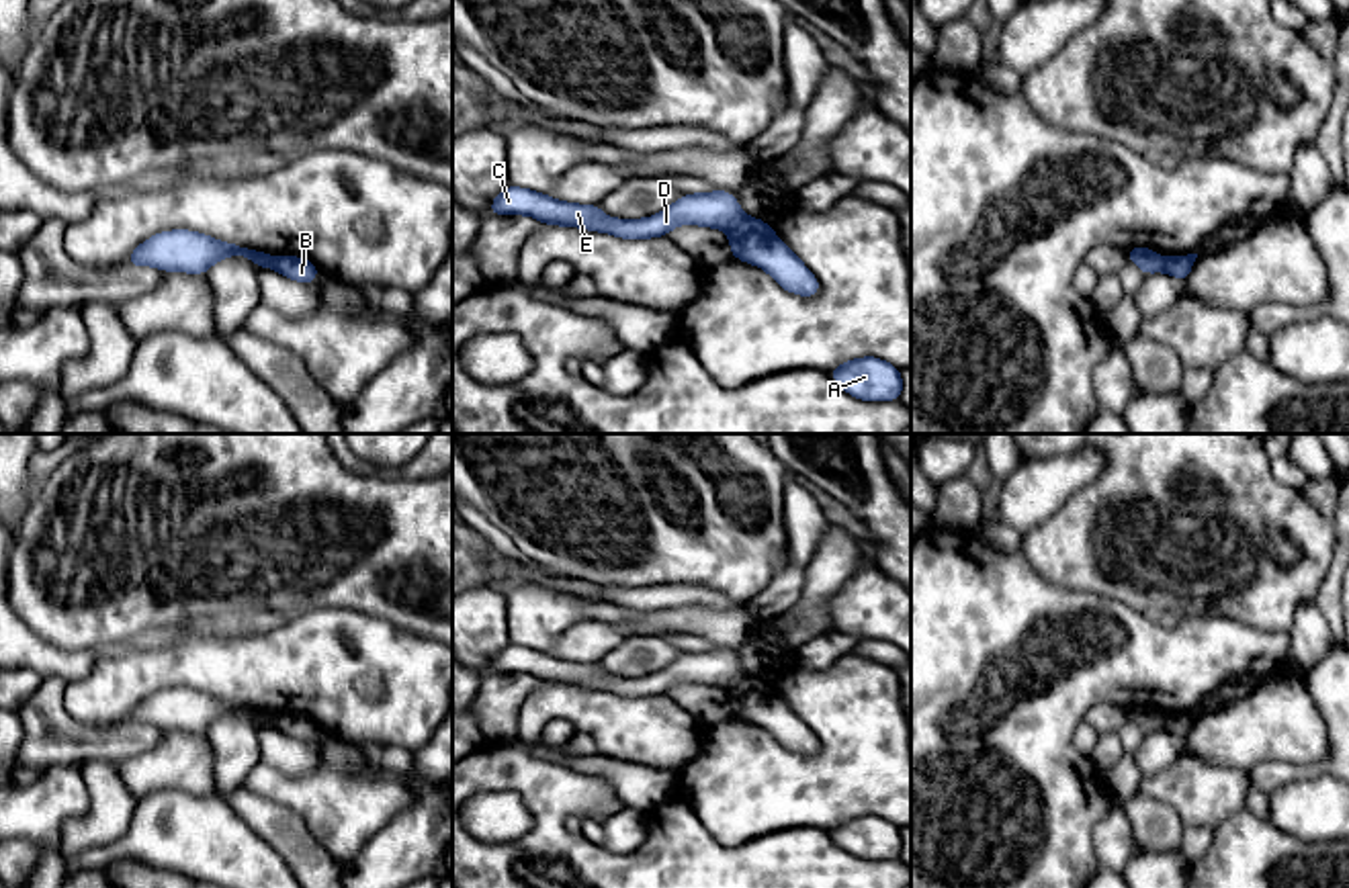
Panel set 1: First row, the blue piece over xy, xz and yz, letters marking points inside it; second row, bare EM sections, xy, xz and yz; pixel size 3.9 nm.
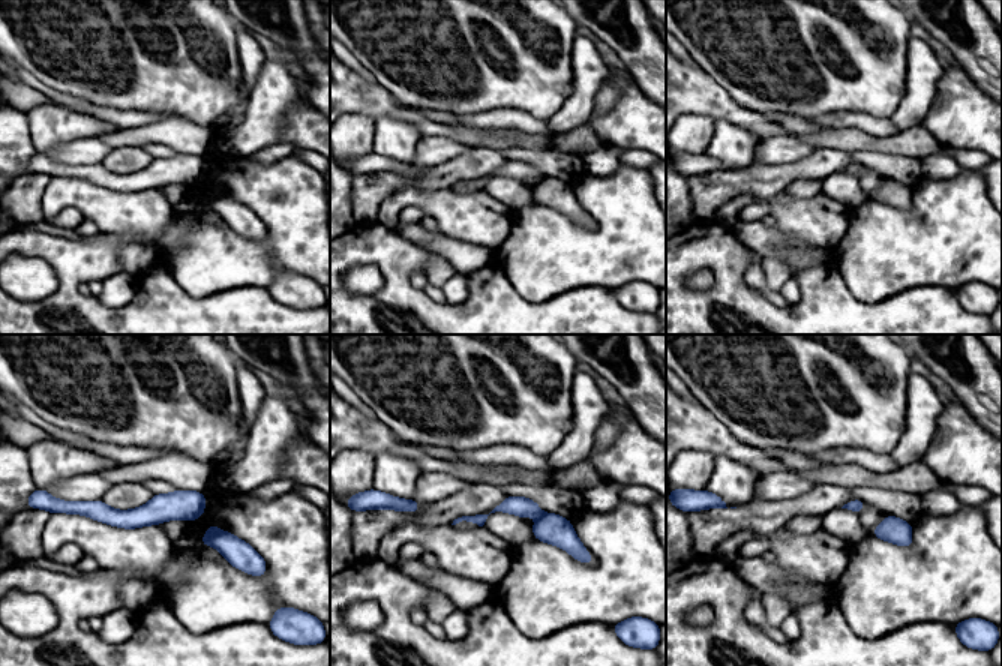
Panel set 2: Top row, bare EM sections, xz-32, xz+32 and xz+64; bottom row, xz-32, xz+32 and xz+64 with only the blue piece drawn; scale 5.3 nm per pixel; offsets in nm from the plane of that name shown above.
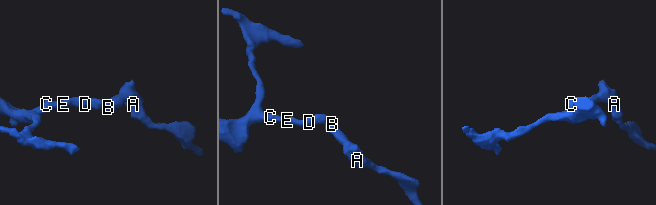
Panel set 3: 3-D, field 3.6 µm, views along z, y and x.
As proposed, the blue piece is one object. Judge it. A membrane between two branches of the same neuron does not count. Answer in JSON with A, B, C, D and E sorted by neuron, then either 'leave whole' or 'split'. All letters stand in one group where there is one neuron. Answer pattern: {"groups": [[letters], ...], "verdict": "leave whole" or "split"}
{"groups": [["A", "B"], ["C", "D", "E"]], "verdict": "split"}

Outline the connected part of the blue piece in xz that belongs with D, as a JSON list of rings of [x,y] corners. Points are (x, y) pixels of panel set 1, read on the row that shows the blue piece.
[[[514,184],[491,201],[489,215],[528,215],[547,225],[583,227],[622,239],[663,237],[684,223],[729,231],[745,217],[733,192],[727,190],[684,194],[647,219],[612,219],[598,205],[563,203]]]

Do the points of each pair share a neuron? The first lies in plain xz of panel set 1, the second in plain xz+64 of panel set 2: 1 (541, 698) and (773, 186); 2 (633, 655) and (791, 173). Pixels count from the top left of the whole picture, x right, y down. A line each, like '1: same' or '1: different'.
1: different
2: same

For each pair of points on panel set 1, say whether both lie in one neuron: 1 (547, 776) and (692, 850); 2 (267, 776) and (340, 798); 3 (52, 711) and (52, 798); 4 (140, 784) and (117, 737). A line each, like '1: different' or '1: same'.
1: same
2: same
3: different
4: different

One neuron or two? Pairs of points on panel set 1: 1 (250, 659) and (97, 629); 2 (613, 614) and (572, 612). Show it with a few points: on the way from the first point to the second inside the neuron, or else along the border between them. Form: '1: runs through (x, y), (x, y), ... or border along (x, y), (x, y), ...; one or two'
1: border along (193, 623), (172, 633), (101, 649); two
2: border along (592, 602), (588, 618); two

